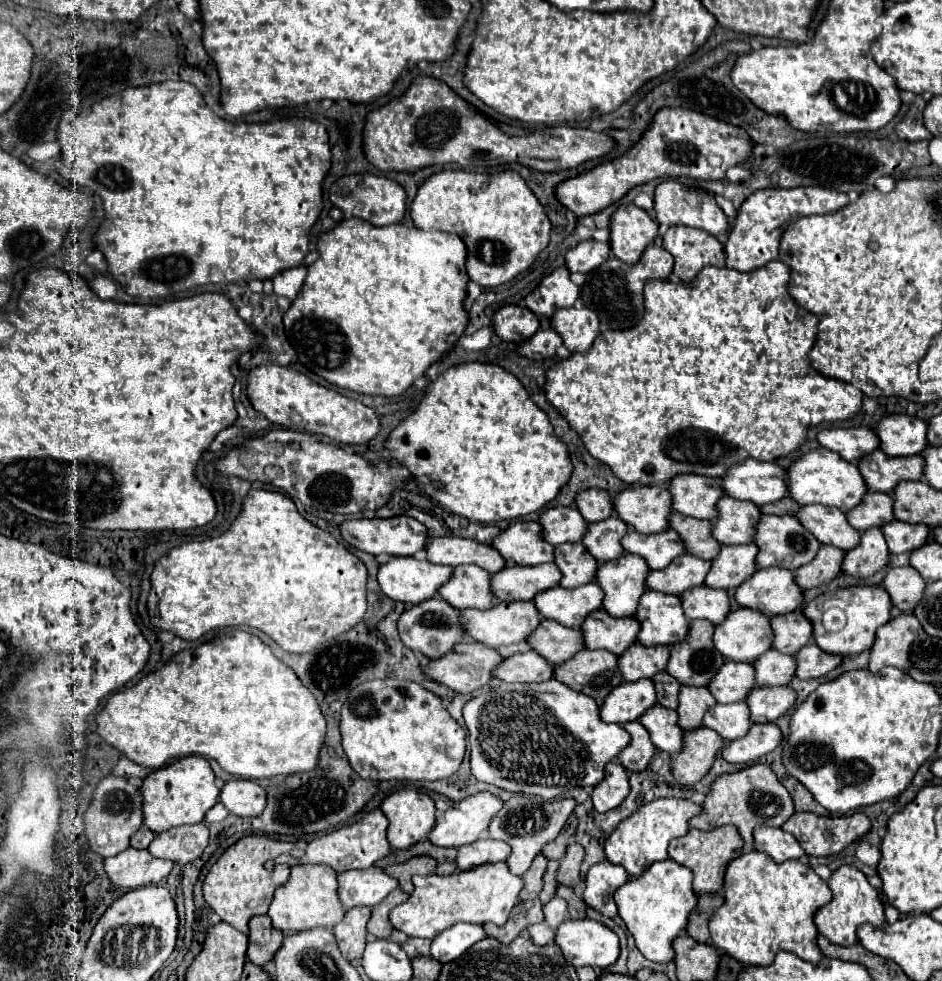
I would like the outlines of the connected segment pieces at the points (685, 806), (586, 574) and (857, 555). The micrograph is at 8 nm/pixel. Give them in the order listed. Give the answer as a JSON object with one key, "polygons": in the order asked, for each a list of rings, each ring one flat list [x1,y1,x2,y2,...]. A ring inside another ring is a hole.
{"polygons":[[[663,798,641,806,633,816,623,820,617,826,617,830,605,840,607,860,623,866,629,872,629,876,639,876,645,872,645,868,649,868,649,864,669,858,667,854,669,842,685,836,689,832,689,820,699,814,701,806,683,798]],[[581,542,555,546,555,564,563,572,563,588,579,588,593,582,599,566,599,562,593,560,589,550]],[[869,528,861,534,861,544,845,554,843,572,855,578,869,578,889,566,889,548,879,528]]]}

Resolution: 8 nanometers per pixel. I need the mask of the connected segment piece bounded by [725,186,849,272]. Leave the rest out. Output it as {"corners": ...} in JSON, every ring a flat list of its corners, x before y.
{"corners":[[769,188,751,194,745,204,739,208,739,214,729,230,729,242,725,244,727,266,739,272,753,272,763,268,767,262,779,258,779,244,781,236,789,224,799,218,813,216,813,214,829,214,845,208,849,204,847,194,831,192,827,188]]}

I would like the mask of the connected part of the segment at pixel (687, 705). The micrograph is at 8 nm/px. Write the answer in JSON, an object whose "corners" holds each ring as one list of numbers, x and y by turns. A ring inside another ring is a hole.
{"corners":[[683,686,681,688,681,700,679,700,679,724,685,730,697,730,703,724,703,716,709,708,713,708,717,702,711,696,709,688,695,688,695,686]]}

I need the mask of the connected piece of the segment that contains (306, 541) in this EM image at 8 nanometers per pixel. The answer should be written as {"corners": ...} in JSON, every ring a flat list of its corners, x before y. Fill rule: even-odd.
{"corners":[[249,490,249,494,243,500,243,512,239,514,239,518,233,522,231,530,217,536,217,538,209,538,203,542,187,542,181,544,173,550,169,550,165,556,161,556,155,564,155,570,151,574,151,594,147,600,147,610,149,610,149,618,153,622,153,626,161,628,161,630,169,630,175,636,183,638,183,640,199,640,201,636,215,632,219,628,229,628,229,626,253,626,257,630,263,630,267,636,275,638,275,642,291,652,291,654,305,654,311,652,315,648,319,648,323,642,337,638,339,634,349,632,351,628,355,628,361,620,363,614,367,612,367,568,365,564,351,554,341,542,337,542,329,532,317,528,315,524,311,524,309,520,305,520,297,508,295,502,279,492,269,492,269,490]]}

